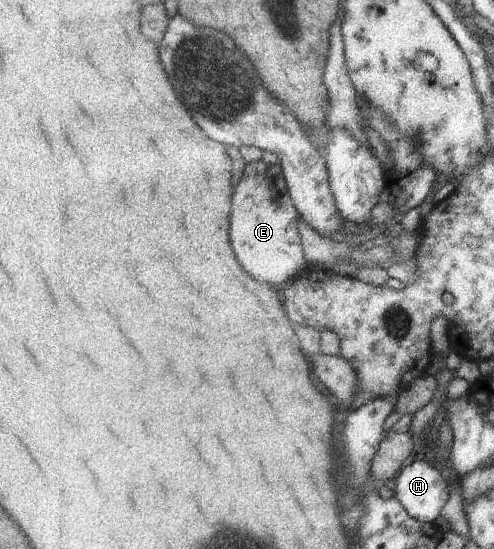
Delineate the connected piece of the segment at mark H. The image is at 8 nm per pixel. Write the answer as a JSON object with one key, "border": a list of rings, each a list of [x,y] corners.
{"border":[[[422,459],[409,463],[396,478],[395,497],[419,521],[435,523],[449,501],[450,492],[444,475]]]}

